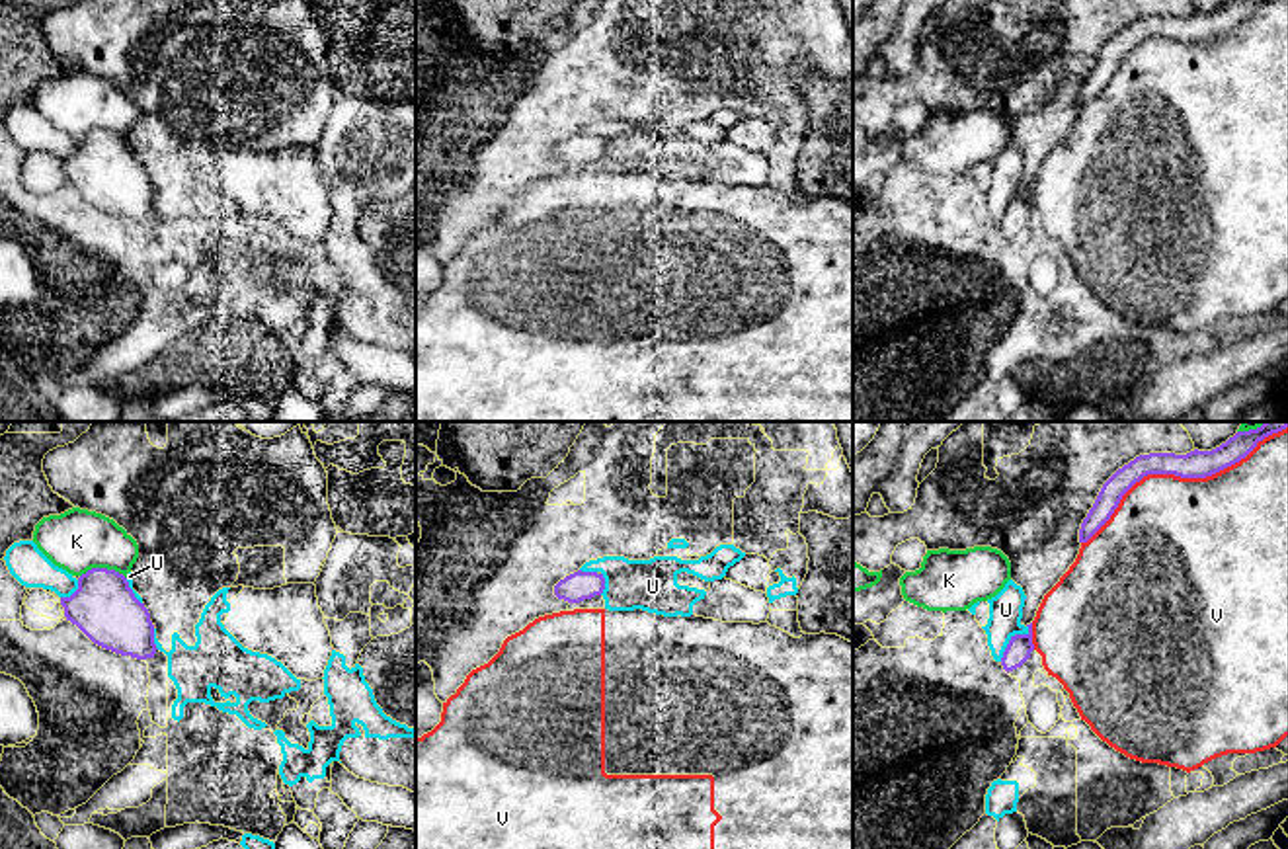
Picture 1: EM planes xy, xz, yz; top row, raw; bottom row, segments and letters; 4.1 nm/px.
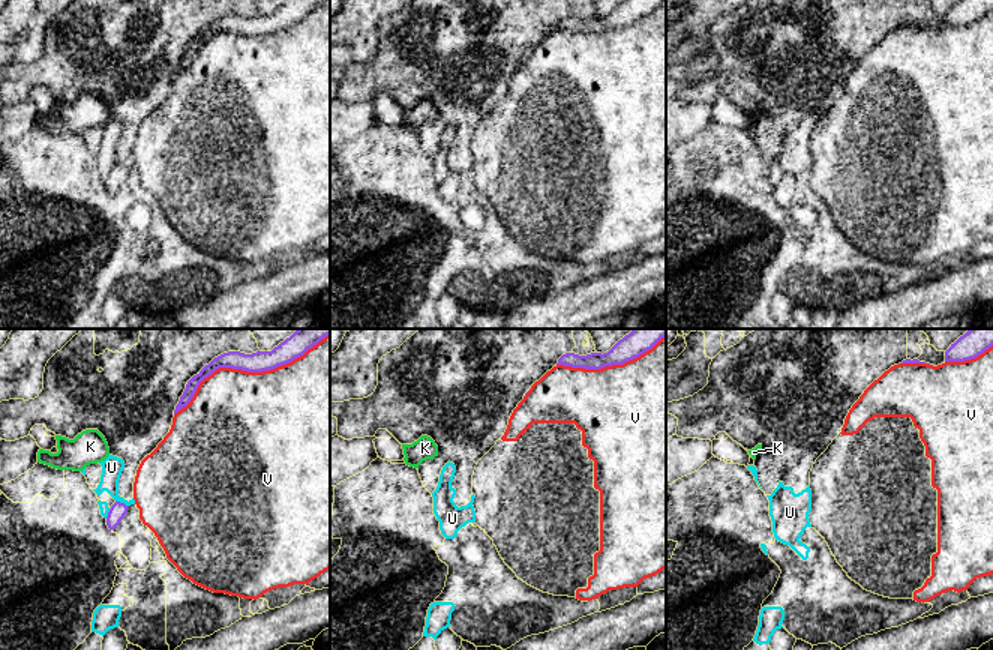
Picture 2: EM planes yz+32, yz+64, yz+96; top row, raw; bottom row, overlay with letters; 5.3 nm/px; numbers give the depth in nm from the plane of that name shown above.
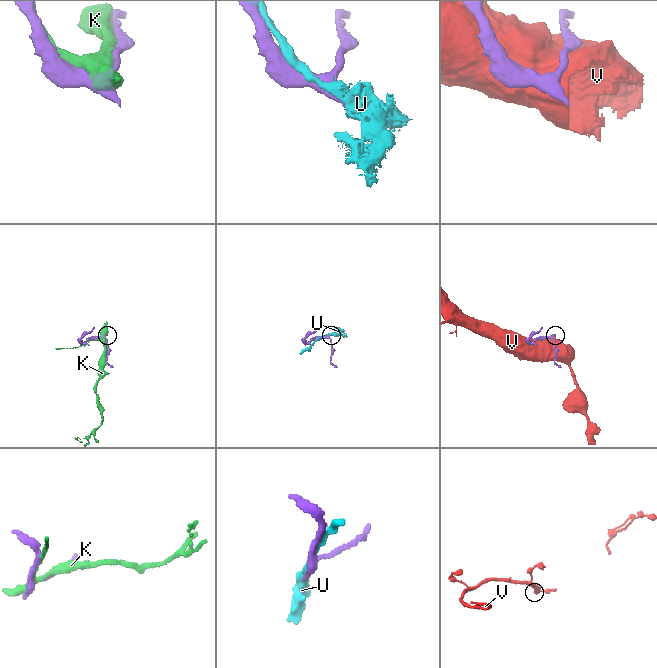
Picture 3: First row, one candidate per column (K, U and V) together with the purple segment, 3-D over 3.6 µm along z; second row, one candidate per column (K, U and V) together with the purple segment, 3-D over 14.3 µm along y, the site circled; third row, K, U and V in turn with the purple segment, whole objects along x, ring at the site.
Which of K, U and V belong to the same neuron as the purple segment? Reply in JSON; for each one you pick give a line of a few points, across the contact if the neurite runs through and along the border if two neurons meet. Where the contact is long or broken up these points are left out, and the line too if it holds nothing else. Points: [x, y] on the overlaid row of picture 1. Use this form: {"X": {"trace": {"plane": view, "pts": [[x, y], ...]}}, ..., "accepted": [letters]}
{"accepted": ["U"]}

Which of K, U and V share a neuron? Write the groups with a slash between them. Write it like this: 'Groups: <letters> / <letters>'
Groups: K / U / V

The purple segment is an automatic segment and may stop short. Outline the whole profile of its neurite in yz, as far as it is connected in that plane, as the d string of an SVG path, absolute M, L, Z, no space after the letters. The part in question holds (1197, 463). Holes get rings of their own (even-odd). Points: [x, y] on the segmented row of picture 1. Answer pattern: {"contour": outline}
{"contour": "M1265 422L1257 429L1237 431L1226 443L1212 451L1190 451L1187 455L1149 453L1140 455L1118 468L1101 488L1093 507L1079 529L1079 543L1087 543L1114 513L1122 496L1147 474L1175 474L1181 478L1206 478L1241 459L1245 459L1259 441L1288 427L1288 422Z"}

